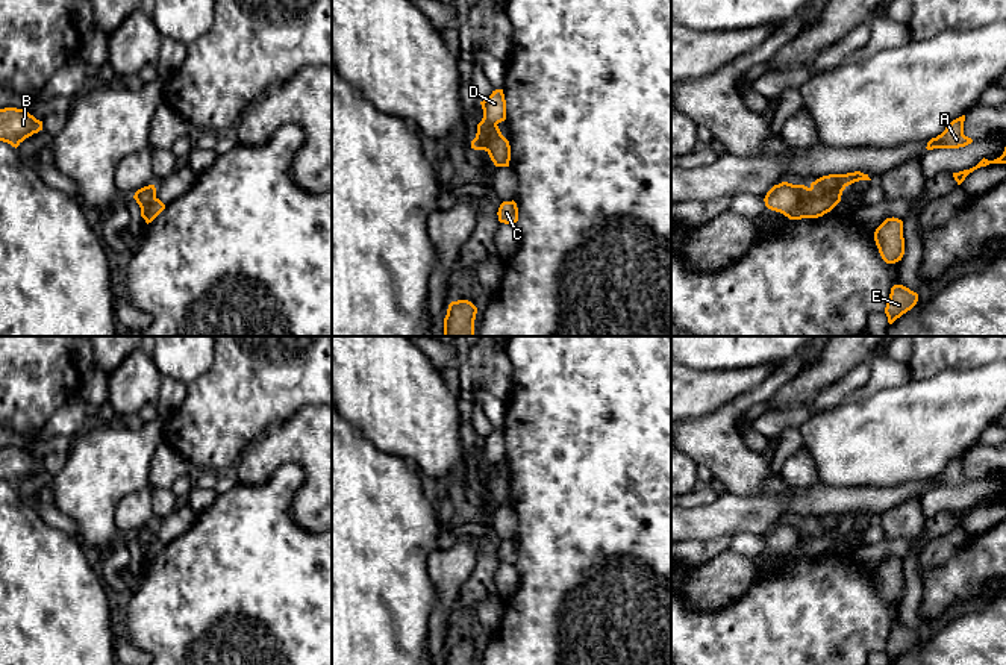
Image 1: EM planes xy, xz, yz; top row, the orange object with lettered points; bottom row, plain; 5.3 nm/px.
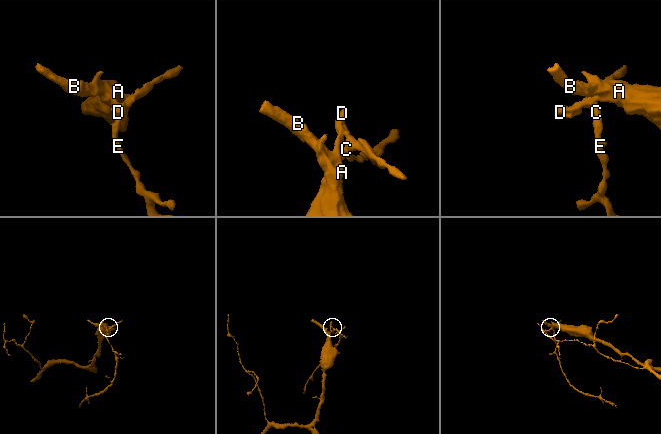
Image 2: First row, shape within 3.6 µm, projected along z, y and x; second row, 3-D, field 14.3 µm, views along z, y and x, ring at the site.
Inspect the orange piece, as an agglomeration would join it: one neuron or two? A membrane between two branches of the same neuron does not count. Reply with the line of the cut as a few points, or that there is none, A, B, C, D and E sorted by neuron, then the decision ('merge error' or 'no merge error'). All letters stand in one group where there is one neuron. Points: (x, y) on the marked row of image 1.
cut yz (841, 190), (812, 196), (785, 215); groups A B D / C E; merge error

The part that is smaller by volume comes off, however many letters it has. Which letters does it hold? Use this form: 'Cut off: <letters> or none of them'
Cut off: C, E

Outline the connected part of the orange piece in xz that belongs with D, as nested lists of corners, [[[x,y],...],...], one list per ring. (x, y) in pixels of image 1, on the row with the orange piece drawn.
[[[495,89],[492,94],[480,101],[483,109],[483,118],[477,124],[476,138],[471,141],[471,148],[485,150],[489,142],[494,129],[498,123],[506,120],[506,100],[503,89]]]

